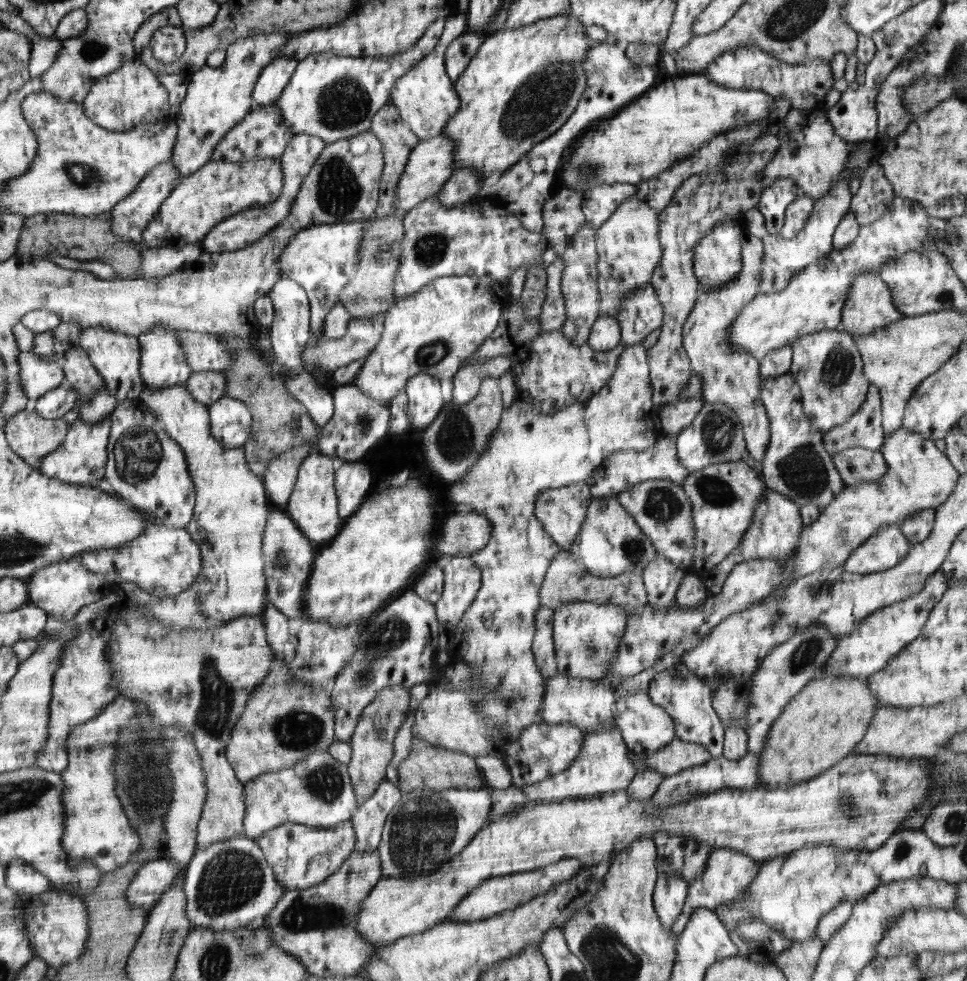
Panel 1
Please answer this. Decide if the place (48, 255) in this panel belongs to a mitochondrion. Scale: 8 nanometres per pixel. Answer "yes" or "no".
no

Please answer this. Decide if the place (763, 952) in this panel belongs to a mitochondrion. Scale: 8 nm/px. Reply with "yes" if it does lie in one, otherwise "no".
no

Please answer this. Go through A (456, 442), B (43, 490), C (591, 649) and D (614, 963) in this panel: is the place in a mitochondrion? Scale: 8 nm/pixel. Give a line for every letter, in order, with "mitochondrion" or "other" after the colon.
A: mitochondrion
B: other
C: mitochondrion
D: mitochondrion

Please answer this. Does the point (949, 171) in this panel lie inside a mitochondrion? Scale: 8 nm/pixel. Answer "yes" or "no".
no

